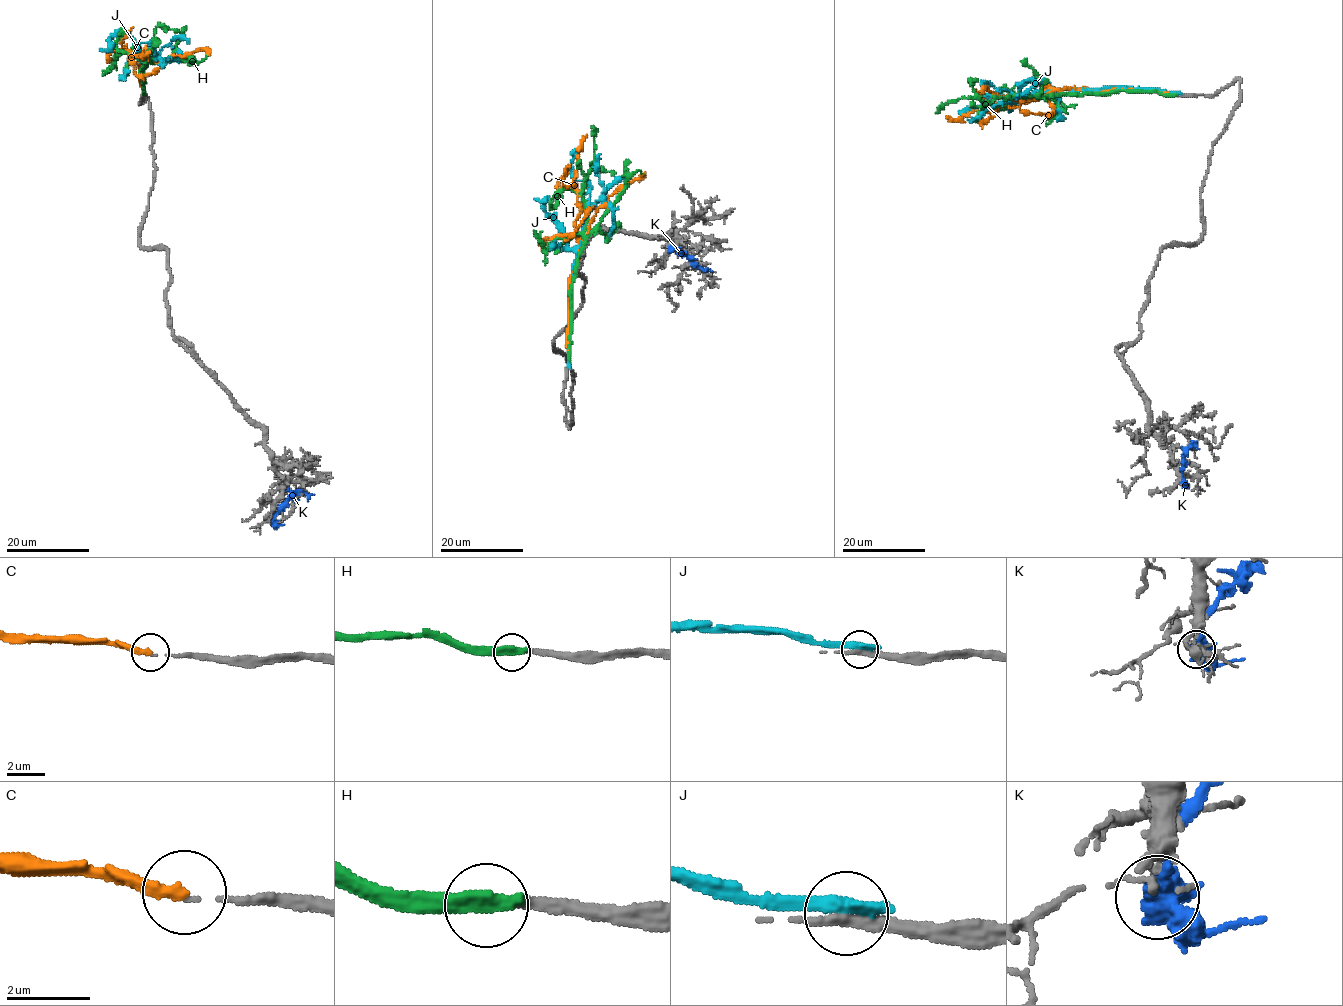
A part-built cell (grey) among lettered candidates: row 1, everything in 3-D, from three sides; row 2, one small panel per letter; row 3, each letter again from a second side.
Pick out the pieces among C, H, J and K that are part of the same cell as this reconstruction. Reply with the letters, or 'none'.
C

